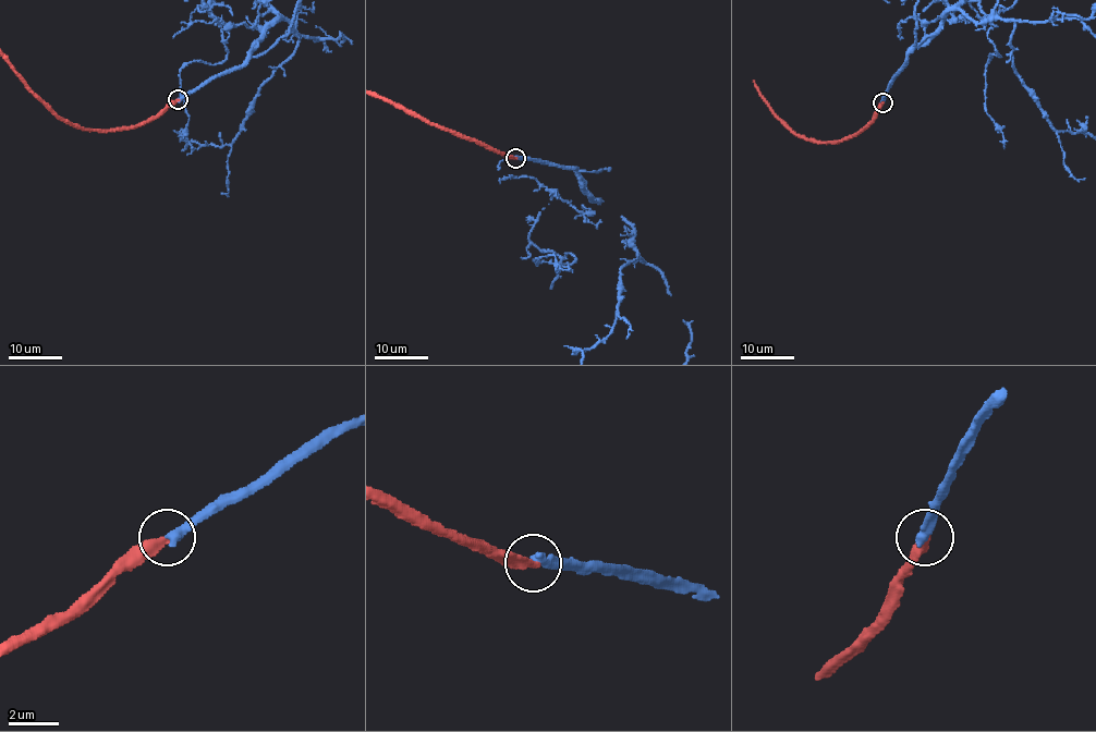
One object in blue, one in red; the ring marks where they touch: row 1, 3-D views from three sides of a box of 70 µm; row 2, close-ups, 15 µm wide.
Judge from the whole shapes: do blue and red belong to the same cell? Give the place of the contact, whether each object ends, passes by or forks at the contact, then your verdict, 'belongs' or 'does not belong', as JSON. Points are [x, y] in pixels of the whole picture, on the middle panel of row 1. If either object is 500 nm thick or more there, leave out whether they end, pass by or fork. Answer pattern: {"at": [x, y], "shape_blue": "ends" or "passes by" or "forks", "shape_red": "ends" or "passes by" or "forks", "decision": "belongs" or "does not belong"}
{"at": [515, 158], "shape_blue": "ends", "shape_red": "ends", "decision": "does not belong"}

